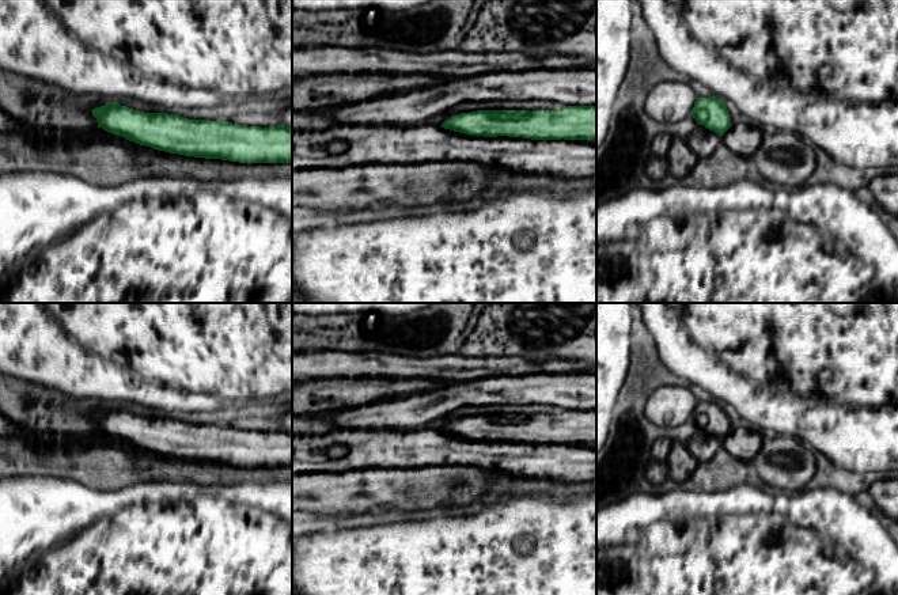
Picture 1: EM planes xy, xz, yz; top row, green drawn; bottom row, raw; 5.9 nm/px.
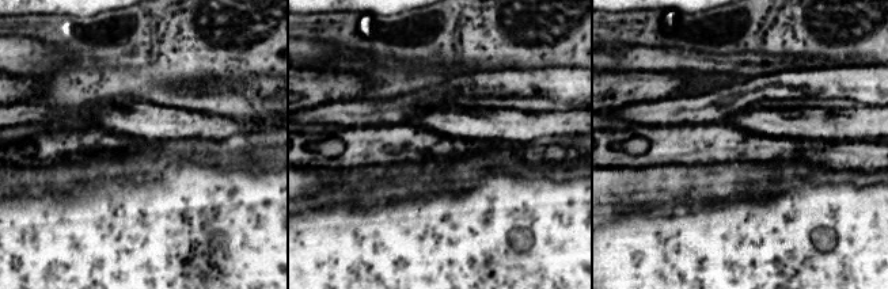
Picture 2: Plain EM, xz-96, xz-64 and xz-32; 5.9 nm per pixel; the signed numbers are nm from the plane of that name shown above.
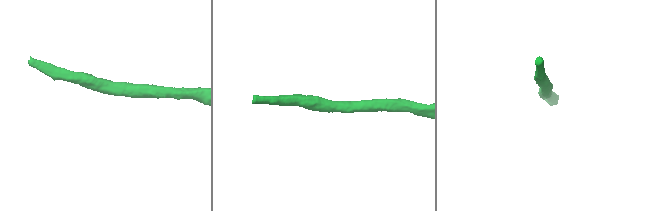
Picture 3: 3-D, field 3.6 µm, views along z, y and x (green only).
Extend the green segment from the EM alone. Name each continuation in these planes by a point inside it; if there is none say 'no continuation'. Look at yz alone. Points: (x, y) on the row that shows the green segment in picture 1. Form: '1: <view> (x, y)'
no continuation

